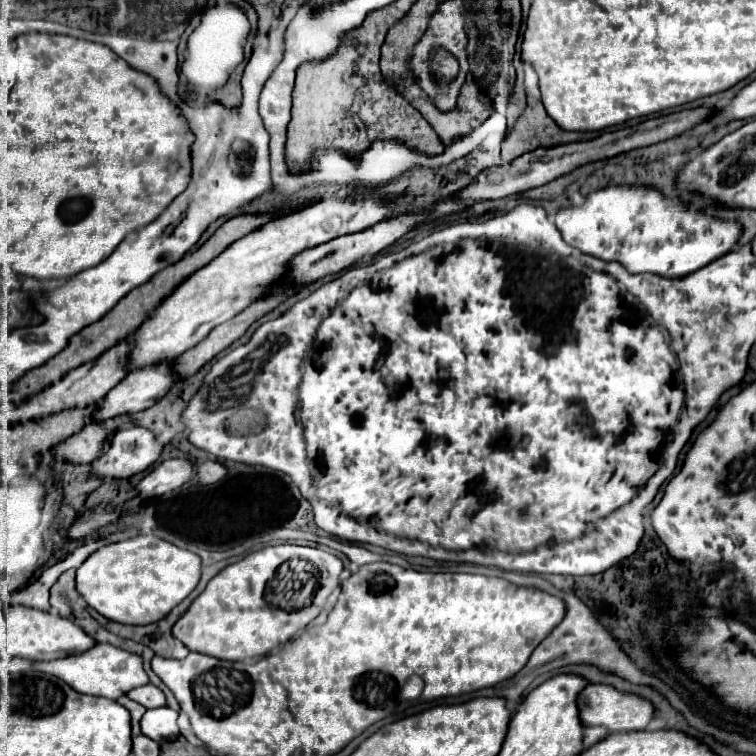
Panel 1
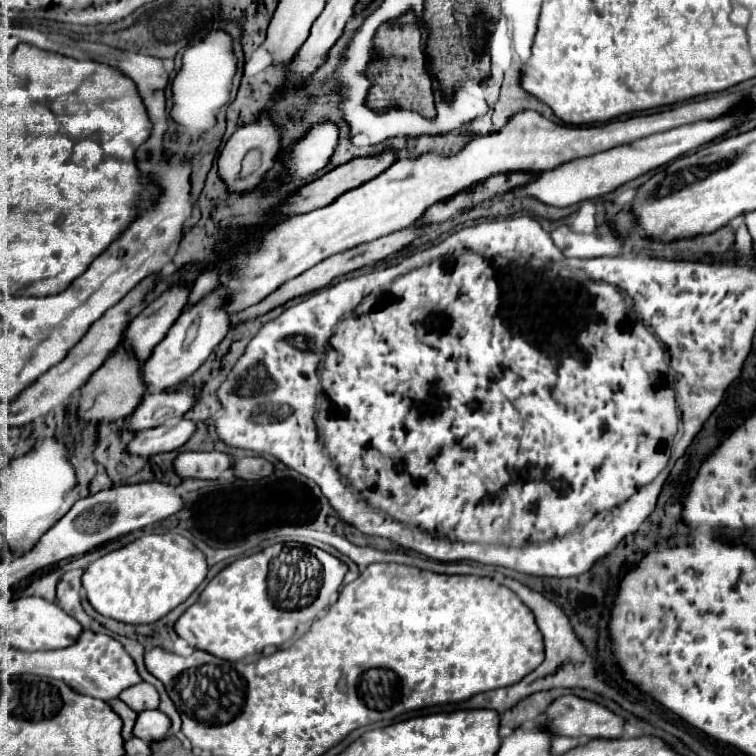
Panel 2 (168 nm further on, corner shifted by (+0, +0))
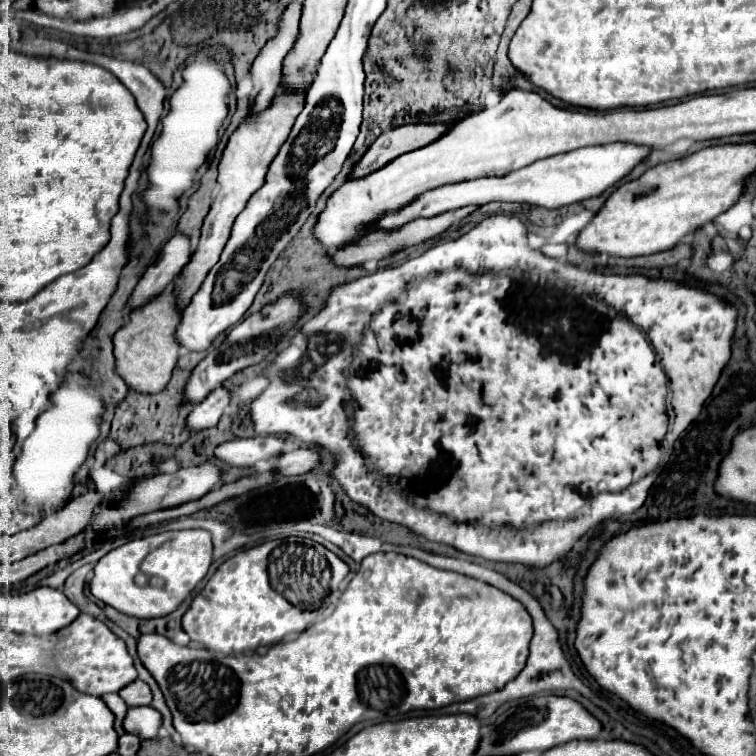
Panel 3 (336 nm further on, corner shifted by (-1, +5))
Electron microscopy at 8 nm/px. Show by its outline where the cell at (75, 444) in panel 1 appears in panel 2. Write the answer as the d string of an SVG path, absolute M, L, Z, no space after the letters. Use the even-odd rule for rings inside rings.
M177 390L177 392L147 392L139 406L125 418L121 434L135 436L141 430L161 426L165 418L181 418L191 408L191 390Z

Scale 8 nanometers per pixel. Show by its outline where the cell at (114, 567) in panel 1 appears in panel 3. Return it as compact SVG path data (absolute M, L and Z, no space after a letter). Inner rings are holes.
M164 531L158 535L134 539L108 555L94 567L90 591L96 599L118 609L120 613L152 619L164 617L194 591L206 577L212 563L212 541L208 531Z

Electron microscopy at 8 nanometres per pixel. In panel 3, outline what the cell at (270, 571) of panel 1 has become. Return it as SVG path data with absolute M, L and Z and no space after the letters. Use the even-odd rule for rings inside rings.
M274 539L240 551L232 559L224 561L210 577L202 593L194 597L190 609L182 617L182 631L177 635L176 645L237 656L260 645L278 643L282 635L302 633L308 625L320 621L328 605L332 611L336 607L336 599L340 597L338 585L346 575L348 565L312 539Z

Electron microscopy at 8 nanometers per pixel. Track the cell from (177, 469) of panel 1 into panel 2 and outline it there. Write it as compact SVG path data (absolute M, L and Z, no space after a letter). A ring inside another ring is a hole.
M181 452L173 460L175 474L185 478L199 478L199 480L215 480L221 472L231 468L231 458L219 452Z

